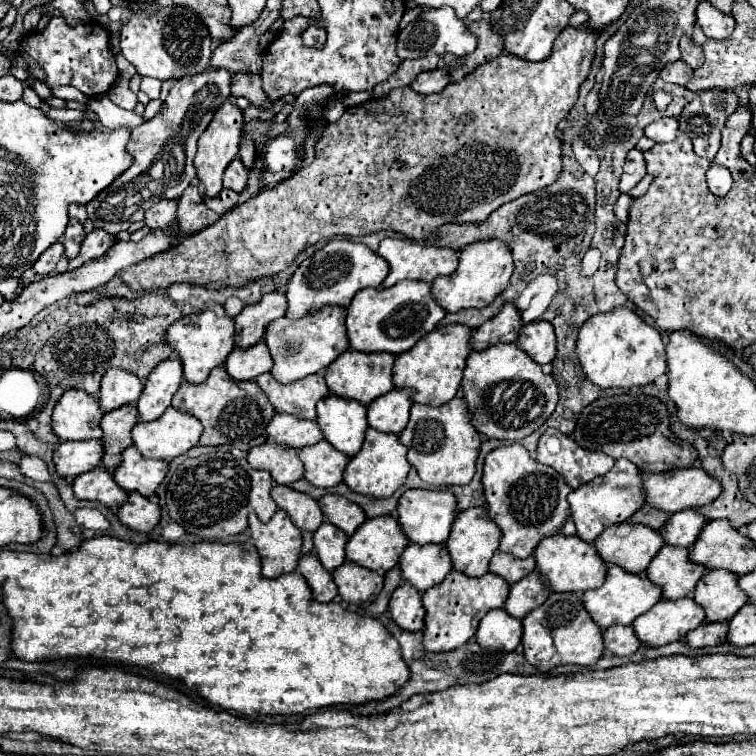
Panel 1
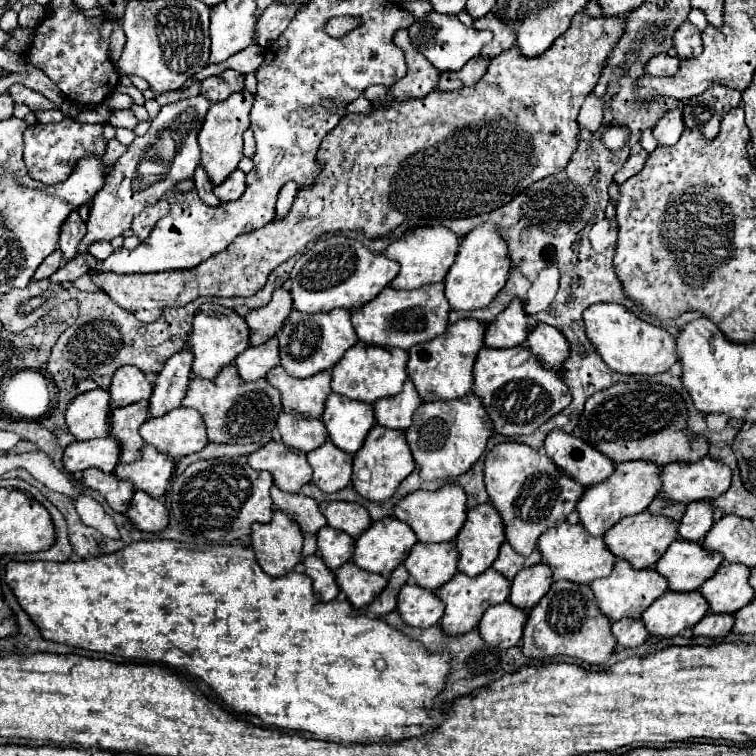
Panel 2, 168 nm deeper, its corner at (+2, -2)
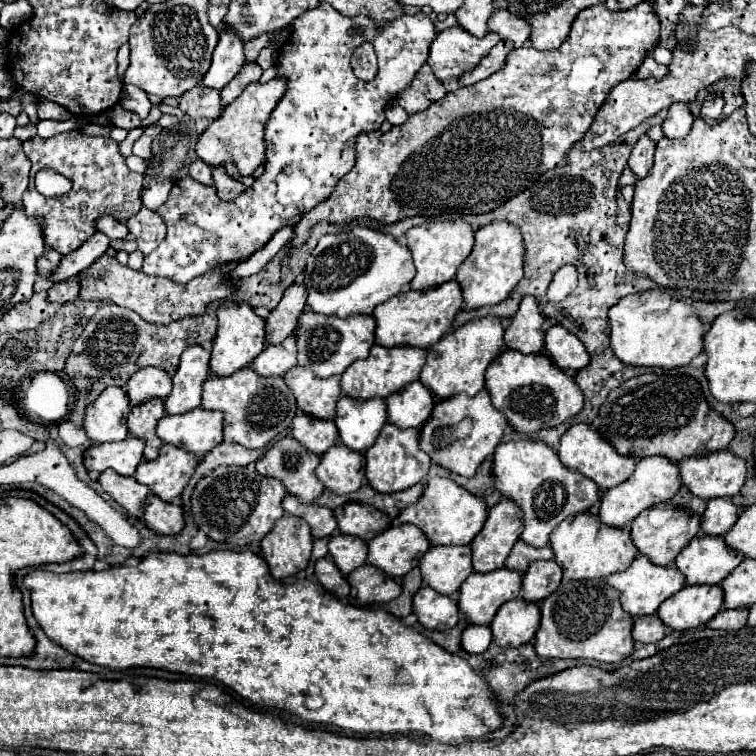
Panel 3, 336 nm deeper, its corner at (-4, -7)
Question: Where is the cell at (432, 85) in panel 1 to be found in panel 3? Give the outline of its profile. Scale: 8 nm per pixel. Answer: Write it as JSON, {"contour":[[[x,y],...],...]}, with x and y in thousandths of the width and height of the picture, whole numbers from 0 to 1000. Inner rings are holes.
{"contour":[[[659,56],[656,63],[653,63],[627,93],[614,95],[614,98],[608,101],[608,111],[611,111],[611,114],[624,114],[624,111],[630,111],[630,108],[651,101],[653,95],[659,95],[659,93],[669,85],[669,74],[672,74],[677,66],[680,66],[680,58],[675,58],[675,56]]]}

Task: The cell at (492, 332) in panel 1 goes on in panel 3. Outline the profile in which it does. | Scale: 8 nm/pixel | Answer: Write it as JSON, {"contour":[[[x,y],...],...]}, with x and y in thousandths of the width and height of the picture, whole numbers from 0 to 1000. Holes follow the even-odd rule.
{"contour":[[[693,392],[688,410],[669,434],[667,452],[672,460],[690,468],[712,468],[720,463],[720,426],[722,418],[706,392]]]}

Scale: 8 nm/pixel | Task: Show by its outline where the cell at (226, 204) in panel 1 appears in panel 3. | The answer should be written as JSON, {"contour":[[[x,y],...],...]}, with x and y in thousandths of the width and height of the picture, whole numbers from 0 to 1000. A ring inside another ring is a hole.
{"contour":[[[257,212],[251,220],[249,220],[249,230],[262,238],[265,243],[272,243],[272,246],[280,246],[280,233],[278,233],[278,220],[270,217],[267,212]]]}

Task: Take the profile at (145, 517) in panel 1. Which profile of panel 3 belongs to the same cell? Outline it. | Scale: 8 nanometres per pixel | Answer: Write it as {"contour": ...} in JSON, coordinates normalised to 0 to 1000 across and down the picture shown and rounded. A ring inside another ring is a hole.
{"contour":[[[201,653],[193,659],[190,690],[206,706],[235,706],[243,698],[243,675]]]}

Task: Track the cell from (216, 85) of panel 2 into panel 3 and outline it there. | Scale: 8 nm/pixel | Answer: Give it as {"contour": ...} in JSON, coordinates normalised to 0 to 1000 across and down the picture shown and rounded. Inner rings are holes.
{"contour":[[[262,111],[262,116],[254,116],[246,122],[246,127],[238,127],[238,146],[251,156],[275,156],[286,159],[294,151],[291,140],[291,122],[272,116]]]}

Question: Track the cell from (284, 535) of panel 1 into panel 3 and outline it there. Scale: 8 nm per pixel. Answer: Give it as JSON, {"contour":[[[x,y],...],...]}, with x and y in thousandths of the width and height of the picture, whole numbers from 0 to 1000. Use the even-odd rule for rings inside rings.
{"contour":[[[373,683],[347,714],[347,733],[362,765],[381,765],[407,749],[413,730],[413,706],[405,688]]]}

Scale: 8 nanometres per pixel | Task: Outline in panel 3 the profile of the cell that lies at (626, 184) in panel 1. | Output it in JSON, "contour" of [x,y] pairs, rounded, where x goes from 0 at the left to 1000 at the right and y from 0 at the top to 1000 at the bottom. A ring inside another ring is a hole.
{"contour":[[[857,177],[847,180],[844,190],[839,193],[839,198],[833,204],[833,212],[831,212],[831,220],[844,235],[852,235],[860,228],[862,212],[865,212],[865,196],[868,196],[868,188],[860,185]]]}

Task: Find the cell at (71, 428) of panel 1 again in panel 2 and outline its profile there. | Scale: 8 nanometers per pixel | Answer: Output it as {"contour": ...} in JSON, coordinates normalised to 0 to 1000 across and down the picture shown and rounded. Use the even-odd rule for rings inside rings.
{"contour":[[[122,515],[95,528],[87,538],[85,554],[95,578],[101,583],[114,583],[146,575],[146,546],[148,538],[143,517]]]}

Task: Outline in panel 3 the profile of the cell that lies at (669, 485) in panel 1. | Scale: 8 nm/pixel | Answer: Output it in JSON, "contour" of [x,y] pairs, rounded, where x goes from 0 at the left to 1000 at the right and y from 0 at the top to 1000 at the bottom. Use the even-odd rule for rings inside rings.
{"contour":[[[963,595],[939,603],[907,603],[899,614],[902,640],[923,659],[968,659],[987,638],[987,608]]]}

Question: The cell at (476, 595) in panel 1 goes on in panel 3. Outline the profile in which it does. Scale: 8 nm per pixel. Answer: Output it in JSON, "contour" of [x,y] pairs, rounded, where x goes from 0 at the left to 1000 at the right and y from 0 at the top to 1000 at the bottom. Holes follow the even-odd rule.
{"contour":[[[664,751],[646,759],[627,757],[619,767],[614,767],[606,799],[608,812],[622,825],[648,825],[656,807],[688,788],[690,780],[690,757]]]}

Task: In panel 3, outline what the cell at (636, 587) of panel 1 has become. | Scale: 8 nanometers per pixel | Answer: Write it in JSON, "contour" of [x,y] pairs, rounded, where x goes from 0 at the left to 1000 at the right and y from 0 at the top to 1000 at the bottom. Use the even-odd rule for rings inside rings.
{"contour":[[[844,733],[839,738],[839,743],[833,746],[833,751],[828,751],[825,757],[817,757],[817,759],[810,759],[804,762],[804,772],[810,778],[815,778],[823,788],[820,788],[820,799],[823,804],[836,815],[836,817],[844,817],[844,815],[854,815],[854,812],[865,812],[870,807],[870,802],[889,786],[894,786],[897,780],[902,780],[902,775],[907,772],[905,770],[905,762],[897,757],[897,751],[892,749],[868,749],[862,746],[854,735]]]}

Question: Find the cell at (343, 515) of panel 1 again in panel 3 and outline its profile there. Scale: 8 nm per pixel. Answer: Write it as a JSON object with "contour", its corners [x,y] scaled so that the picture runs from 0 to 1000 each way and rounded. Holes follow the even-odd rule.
{"contour":[[[463,664],[458,669],[444,672],[442,683],[452,706],[474,709],[484,717],[489,717],[495,709],[508,704],[508,698],[516,696],[516,685],[508,677],[474,664]]]}

